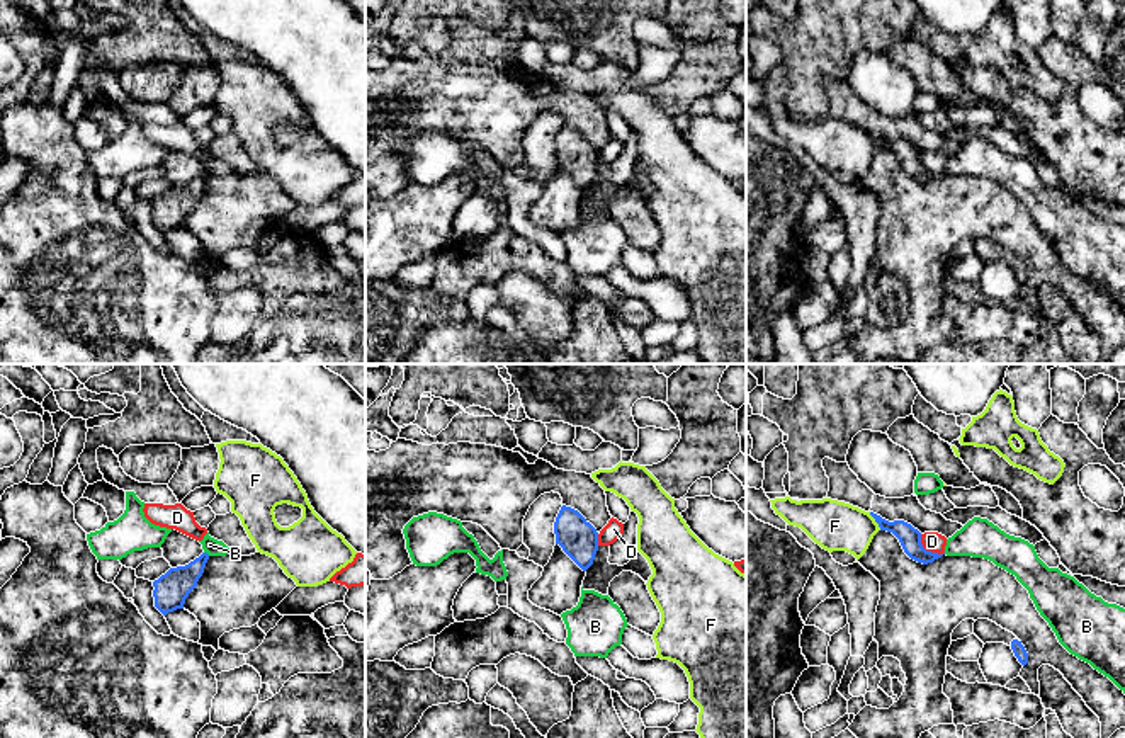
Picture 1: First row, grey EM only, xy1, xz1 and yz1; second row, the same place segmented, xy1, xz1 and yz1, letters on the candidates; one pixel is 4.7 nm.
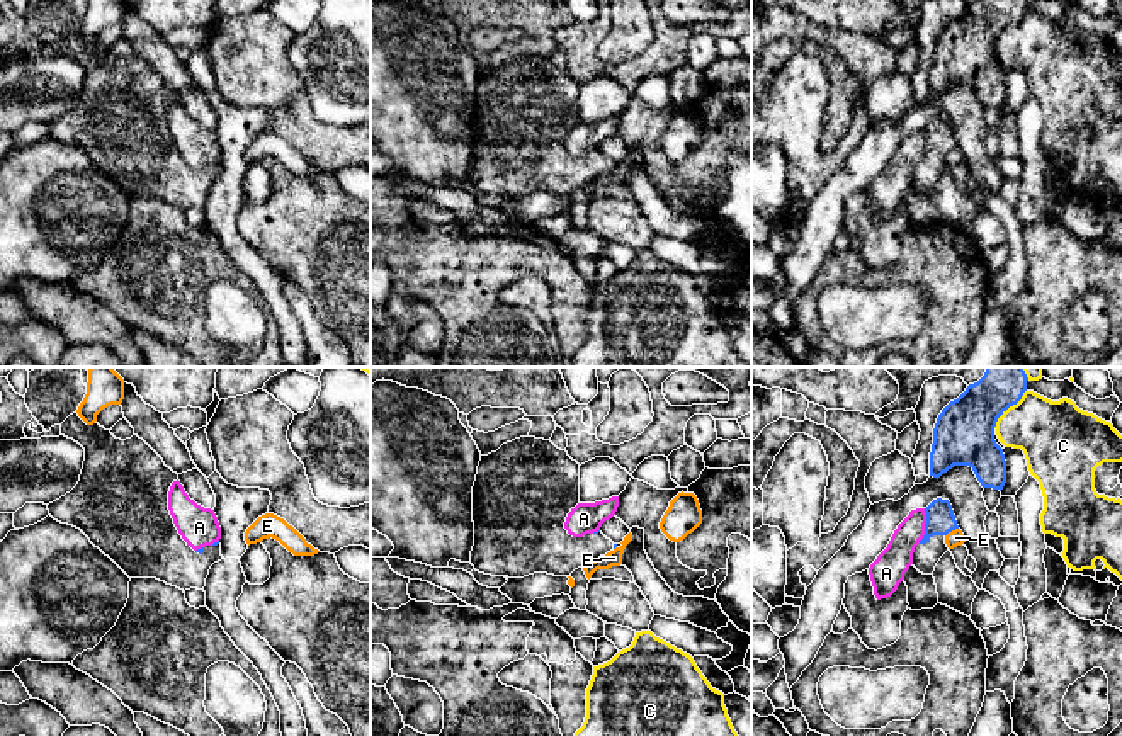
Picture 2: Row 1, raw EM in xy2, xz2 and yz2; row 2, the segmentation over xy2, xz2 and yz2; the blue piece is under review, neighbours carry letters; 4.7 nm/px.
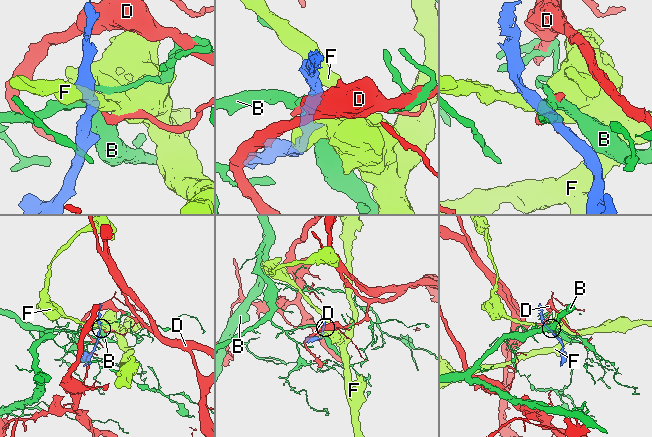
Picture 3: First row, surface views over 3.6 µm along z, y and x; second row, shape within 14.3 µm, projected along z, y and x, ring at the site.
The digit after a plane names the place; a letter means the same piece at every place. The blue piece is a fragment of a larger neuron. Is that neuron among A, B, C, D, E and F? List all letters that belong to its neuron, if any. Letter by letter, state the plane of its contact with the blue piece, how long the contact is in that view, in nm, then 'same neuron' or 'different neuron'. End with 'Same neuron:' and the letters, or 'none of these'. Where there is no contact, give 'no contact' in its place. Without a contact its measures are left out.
A: meets blue in yz2; contact 170 nm long; different neuron
B: meets blue in xy1; contact 40 nm long; different neuron
C: meets blue in yz2; contact 240 nm long; different neuron
D: meets blue in yz1; contact 150 nm long; different neuron
E: meets blue in yz2; contact 80 nm long; different neuron
F: meets blue in yz1; contact 110 nm long; different neuron
Same neuron: none of these

